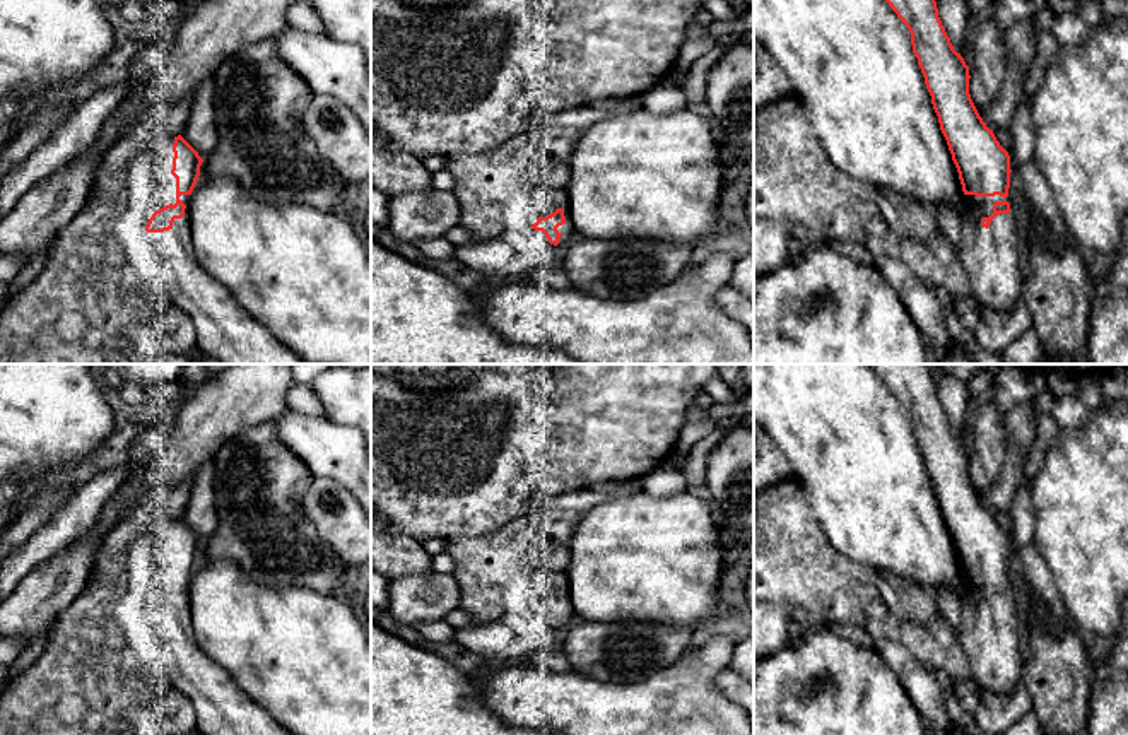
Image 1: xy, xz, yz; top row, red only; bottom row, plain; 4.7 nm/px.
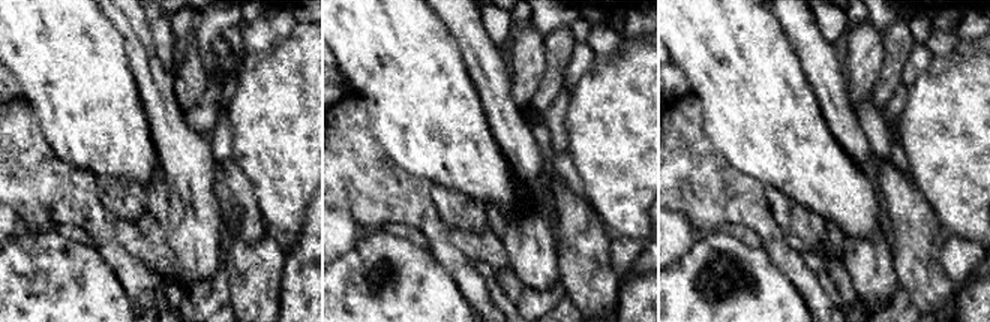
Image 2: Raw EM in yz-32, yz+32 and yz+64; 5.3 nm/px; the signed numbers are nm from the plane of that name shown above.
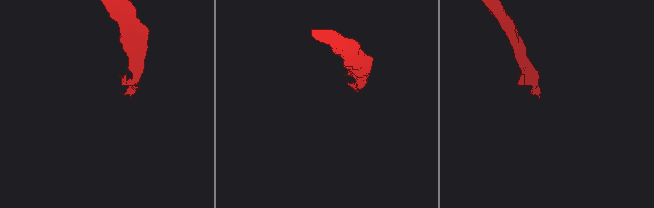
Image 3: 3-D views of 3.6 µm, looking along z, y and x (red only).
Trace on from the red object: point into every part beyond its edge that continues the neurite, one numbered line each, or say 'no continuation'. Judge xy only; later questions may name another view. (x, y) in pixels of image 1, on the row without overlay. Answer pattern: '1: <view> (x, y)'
1: xy (223, 708)

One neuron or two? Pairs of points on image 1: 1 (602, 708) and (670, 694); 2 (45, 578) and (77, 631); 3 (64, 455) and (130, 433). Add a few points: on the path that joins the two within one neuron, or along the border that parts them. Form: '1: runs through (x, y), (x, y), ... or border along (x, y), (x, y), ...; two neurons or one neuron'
1: runs through (619, 708), (653, 708); one neuron
2: border along (88, 576), (84, 590), (53, 621); two neurons
3: border along (117, 421), (115, 428), (86, 457), (67, 467); two neurons

